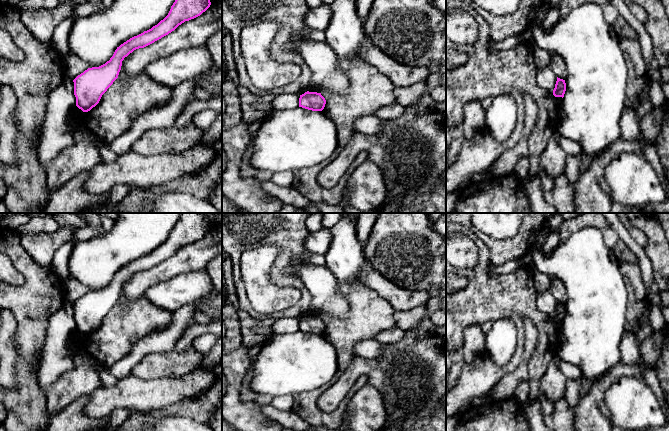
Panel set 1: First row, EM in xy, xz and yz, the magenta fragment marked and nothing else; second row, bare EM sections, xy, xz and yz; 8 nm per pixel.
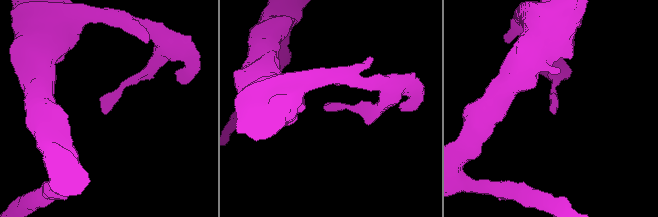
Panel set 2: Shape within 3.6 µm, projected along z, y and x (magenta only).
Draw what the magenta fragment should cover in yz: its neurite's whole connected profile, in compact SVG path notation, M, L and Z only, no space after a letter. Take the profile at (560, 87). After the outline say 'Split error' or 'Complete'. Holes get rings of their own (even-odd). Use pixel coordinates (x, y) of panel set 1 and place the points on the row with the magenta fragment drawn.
M557 77L557 81L556 81L556 84L555 84L555 88L553 90L553 95L555 97L564 97L564 94L565 94L565 91L566 91L566 83L565 83L565 80L563 79L560 79Z. Complete

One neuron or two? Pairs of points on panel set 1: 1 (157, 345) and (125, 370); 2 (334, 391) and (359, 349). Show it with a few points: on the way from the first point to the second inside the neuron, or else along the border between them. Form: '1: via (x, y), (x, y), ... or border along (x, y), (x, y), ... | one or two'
1: via (148, 345), (130, 361) | one
2: border along (380, 355), (376, 358), (356, 356) | two

